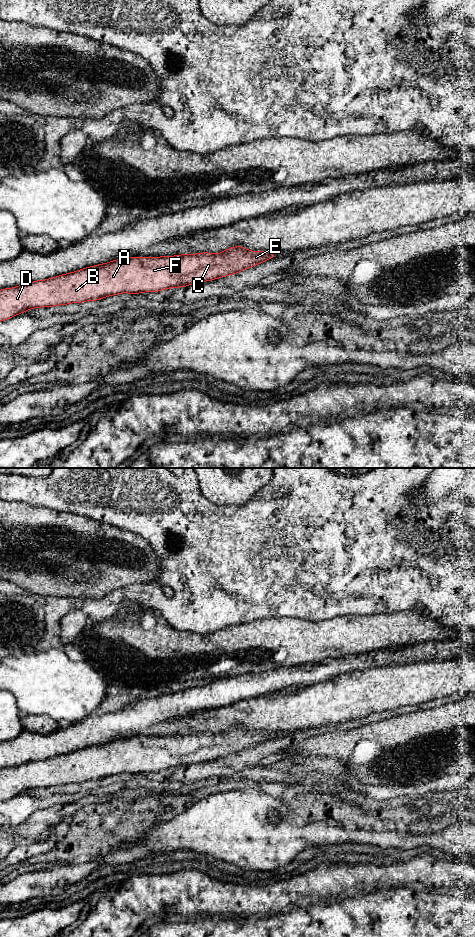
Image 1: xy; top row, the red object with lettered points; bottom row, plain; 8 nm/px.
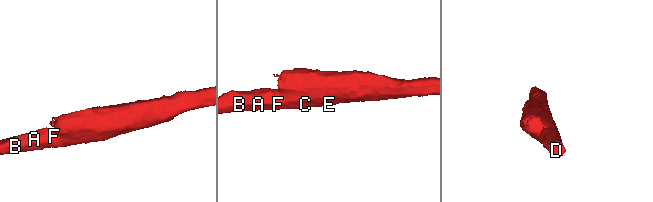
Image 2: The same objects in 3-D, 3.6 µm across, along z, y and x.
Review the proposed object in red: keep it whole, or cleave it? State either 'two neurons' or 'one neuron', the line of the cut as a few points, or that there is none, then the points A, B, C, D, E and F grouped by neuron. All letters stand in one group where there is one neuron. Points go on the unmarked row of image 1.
one neuron | no cut | A B C D E F

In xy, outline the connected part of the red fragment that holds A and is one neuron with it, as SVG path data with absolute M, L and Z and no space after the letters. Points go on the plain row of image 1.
M237 725L217 734L203 732L175 736L120 738L46 760L0 770L0 801L8 800L29 789L96 781L121 773L135 775L187 767L239 753L276 736L274 732L250 731Z

